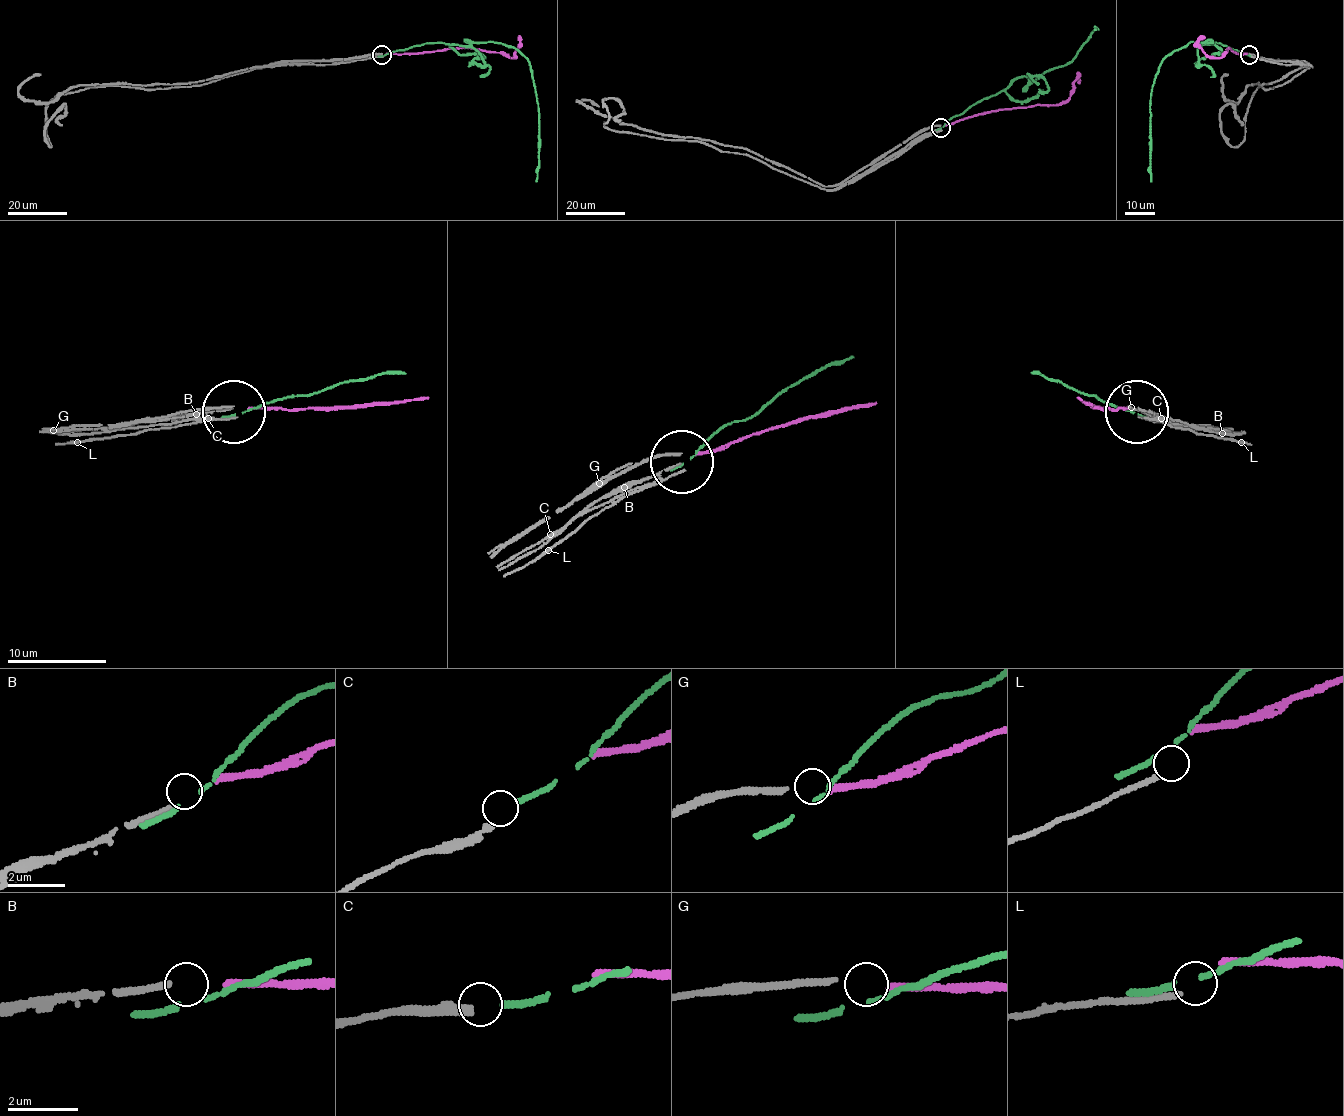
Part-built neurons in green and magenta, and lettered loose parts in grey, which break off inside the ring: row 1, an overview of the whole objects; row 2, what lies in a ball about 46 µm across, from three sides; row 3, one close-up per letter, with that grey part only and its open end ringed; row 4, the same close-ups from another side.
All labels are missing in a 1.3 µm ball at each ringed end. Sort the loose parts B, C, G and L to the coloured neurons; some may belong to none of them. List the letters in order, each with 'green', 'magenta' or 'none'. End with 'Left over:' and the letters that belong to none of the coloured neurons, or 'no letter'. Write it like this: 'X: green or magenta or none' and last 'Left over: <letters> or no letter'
B: none
C: green
G: magenta
L: none
Left over: B, L

